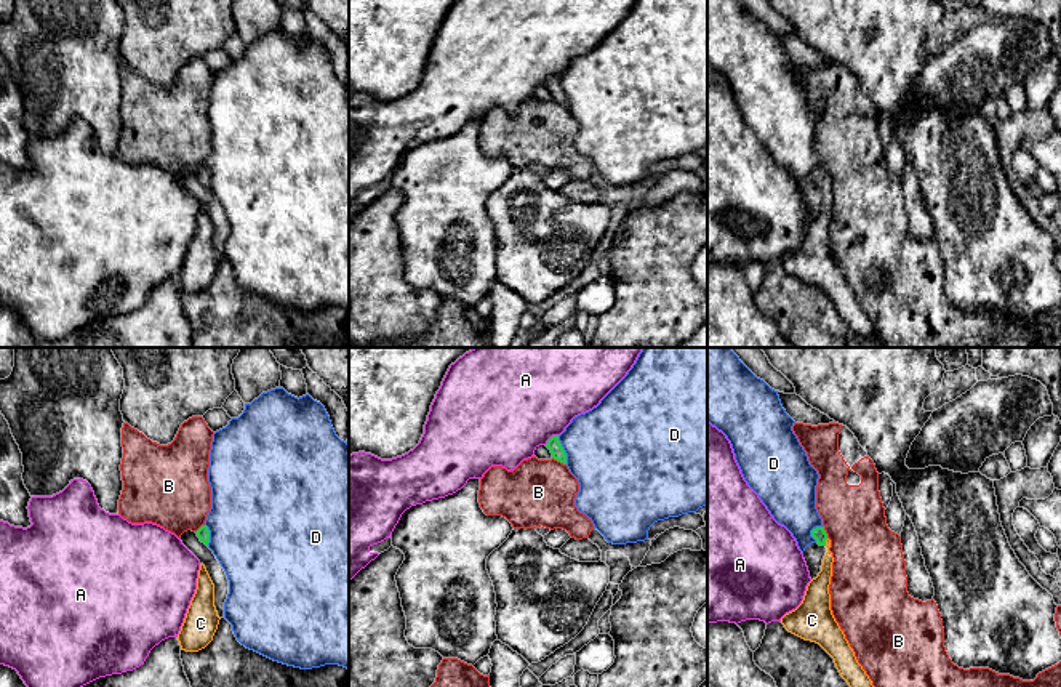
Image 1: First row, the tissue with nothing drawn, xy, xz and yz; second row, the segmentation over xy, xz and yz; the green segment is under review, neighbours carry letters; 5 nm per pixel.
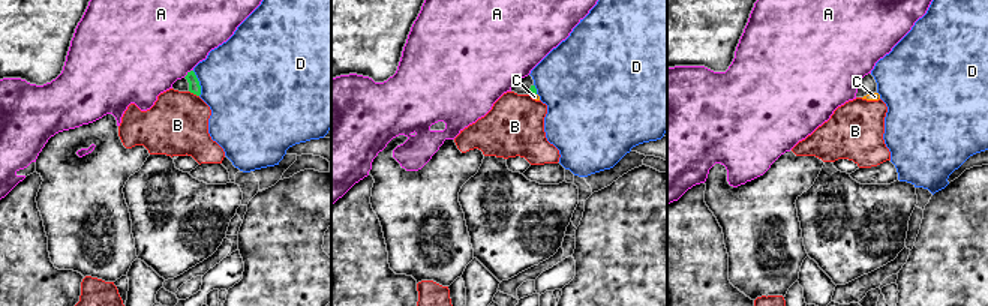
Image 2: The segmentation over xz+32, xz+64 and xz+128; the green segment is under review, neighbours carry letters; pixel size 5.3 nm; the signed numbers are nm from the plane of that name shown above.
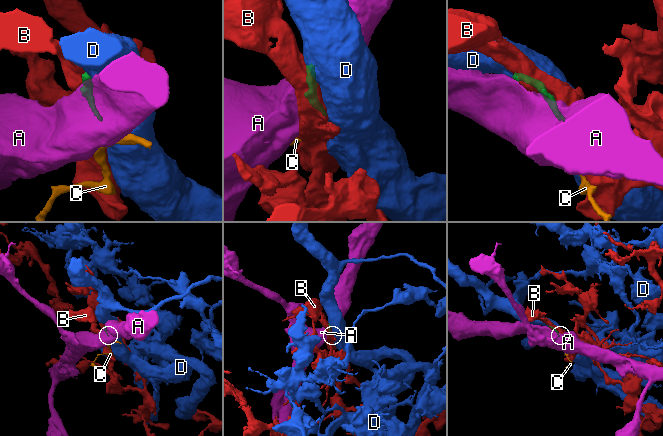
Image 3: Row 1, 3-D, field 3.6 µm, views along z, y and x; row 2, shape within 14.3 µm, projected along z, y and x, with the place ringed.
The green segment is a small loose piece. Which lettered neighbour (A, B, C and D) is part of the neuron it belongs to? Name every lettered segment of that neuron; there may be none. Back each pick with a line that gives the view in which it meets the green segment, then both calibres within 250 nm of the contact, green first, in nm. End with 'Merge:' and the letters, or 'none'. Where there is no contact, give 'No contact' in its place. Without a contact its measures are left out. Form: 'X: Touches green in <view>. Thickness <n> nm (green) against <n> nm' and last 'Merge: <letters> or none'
C: Touches green in yz. Thickness 70 nm (green) against 110 nm
Merge: C

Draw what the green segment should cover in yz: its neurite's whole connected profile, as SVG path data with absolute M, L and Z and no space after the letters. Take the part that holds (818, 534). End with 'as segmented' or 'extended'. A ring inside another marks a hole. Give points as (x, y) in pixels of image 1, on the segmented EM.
M824 527L813 528L811 536L819 546L827 548L821 572L808 583L802 604L786 613L781 623L789 633L819 644L834 658L835 668L850 687L874 687L831 610L829 585L834 562L829 551L831 540Z | extended

